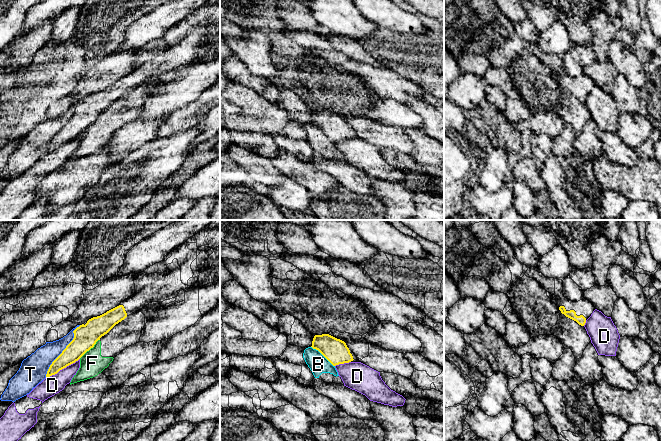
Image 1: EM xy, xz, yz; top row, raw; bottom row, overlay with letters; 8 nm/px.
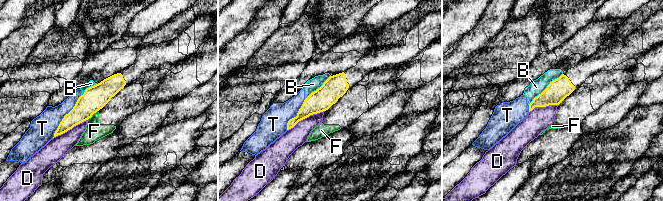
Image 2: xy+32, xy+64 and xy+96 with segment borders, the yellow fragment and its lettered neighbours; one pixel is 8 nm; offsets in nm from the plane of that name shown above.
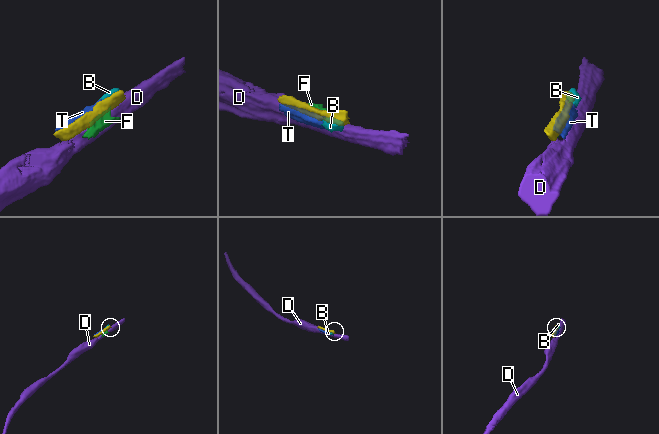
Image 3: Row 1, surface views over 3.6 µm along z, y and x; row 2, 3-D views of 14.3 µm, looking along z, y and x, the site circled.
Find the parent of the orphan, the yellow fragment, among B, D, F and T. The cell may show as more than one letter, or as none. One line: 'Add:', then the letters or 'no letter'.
Add: no letter

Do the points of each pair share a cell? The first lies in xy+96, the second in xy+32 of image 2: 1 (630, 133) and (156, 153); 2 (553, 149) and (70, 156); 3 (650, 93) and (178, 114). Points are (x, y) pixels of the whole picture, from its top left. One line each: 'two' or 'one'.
1: one
2: one
3: one

